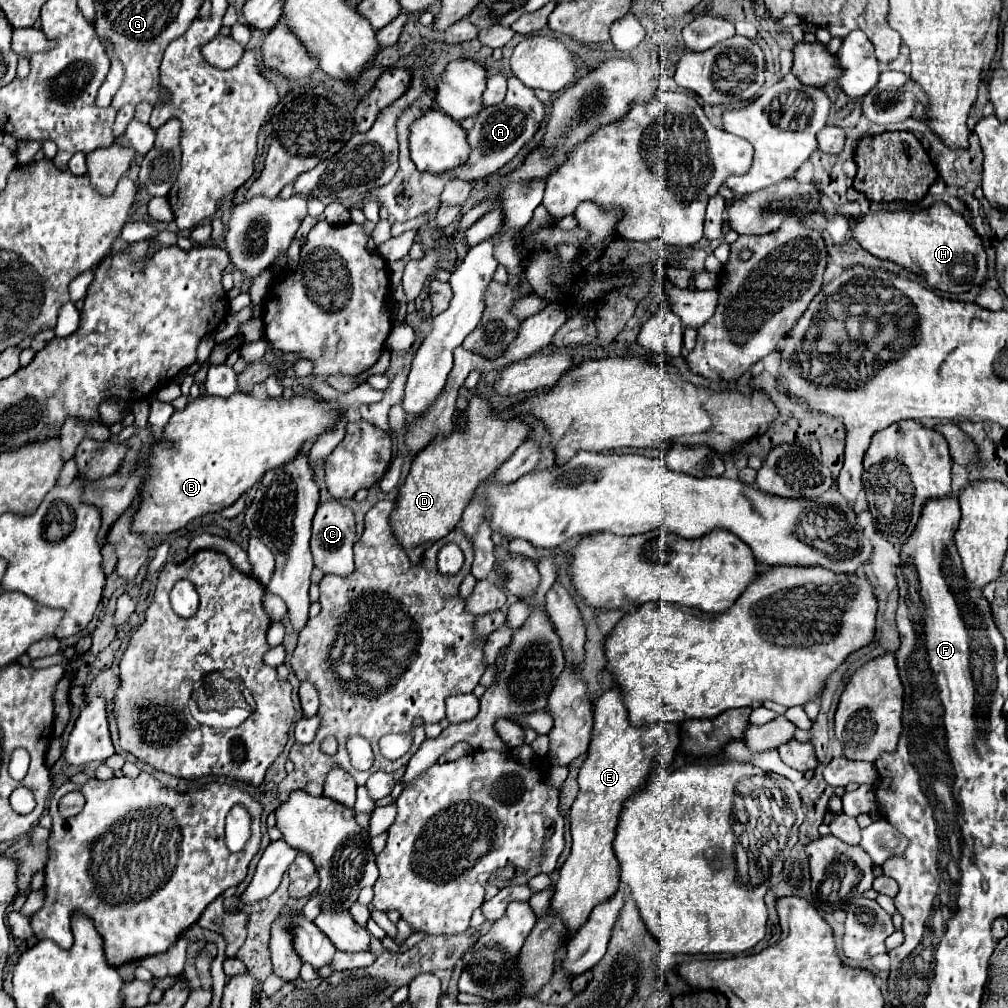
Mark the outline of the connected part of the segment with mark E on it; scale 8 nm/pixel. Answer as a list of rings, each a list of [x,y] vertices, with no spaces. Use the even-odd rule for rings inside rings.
[[[618,685],[612,689],[604,691],[596,701],[594,701],[594,731],[592,731],[592,741],[588,749],[588,759],[584,761],[580,775],[578,775],[578,797],[570,807],[568,819],[570,819],[570,833],[572,833],[572,849],[566,859],[566,863],[560,867],[560,879],[556,881],[556,893],[550,901],[550,907],[558,911],[558,915],[564,919],[568,933],[576,933],[578,927],[588,919],[590,911],[594,905],[610,899],[618,887],[620,887],[620,863],[614,853],[614,837],[616,837],[616,827],[620,821],[620,813],[624,809],[624,803],[640,789],[650,779],[650,773],[660,765],[664,753],[668,757],[674,757],[674,749],[678,747],[678,725],[674,723],[660,723],[660,725],[648,725],[648,727],[632,727],[628,721],[628,711],[624,705],[624,693]]]

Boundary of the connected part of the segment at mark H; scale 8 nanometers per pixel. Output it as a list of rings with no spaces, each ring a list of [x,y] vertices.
[[[934,203],[916,213],[868,213],[856,219],[854,239],[874,257],[894,261],[918,273],[932,289],[966,293],[986,281],[986,251],[970,221],[946,203]]]

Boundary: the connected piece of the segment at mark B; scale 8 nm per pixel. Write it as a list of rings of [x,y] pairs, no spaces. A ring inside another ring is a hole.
[[[236,391],[230,397],[202,395],[190,401],[182,411],[174,411],[170,417],[162,431],[166,439],[154,441],[152,449],[148,451],[146,481],[144,489],[140,491],[140,495],[146,495],[146,499],[142,499],[132,519],[134,531],[148,535],[172,533],[200,515],[230,507],[238,497],[250,491],[266,471],[296,459],[300,453],[306,453],[308,445],[320,435],[332,431],[340,419],[342,413],[334,401],[316,399],[312,395],[292,395],[290,399],[256,399],[252,393]]]

